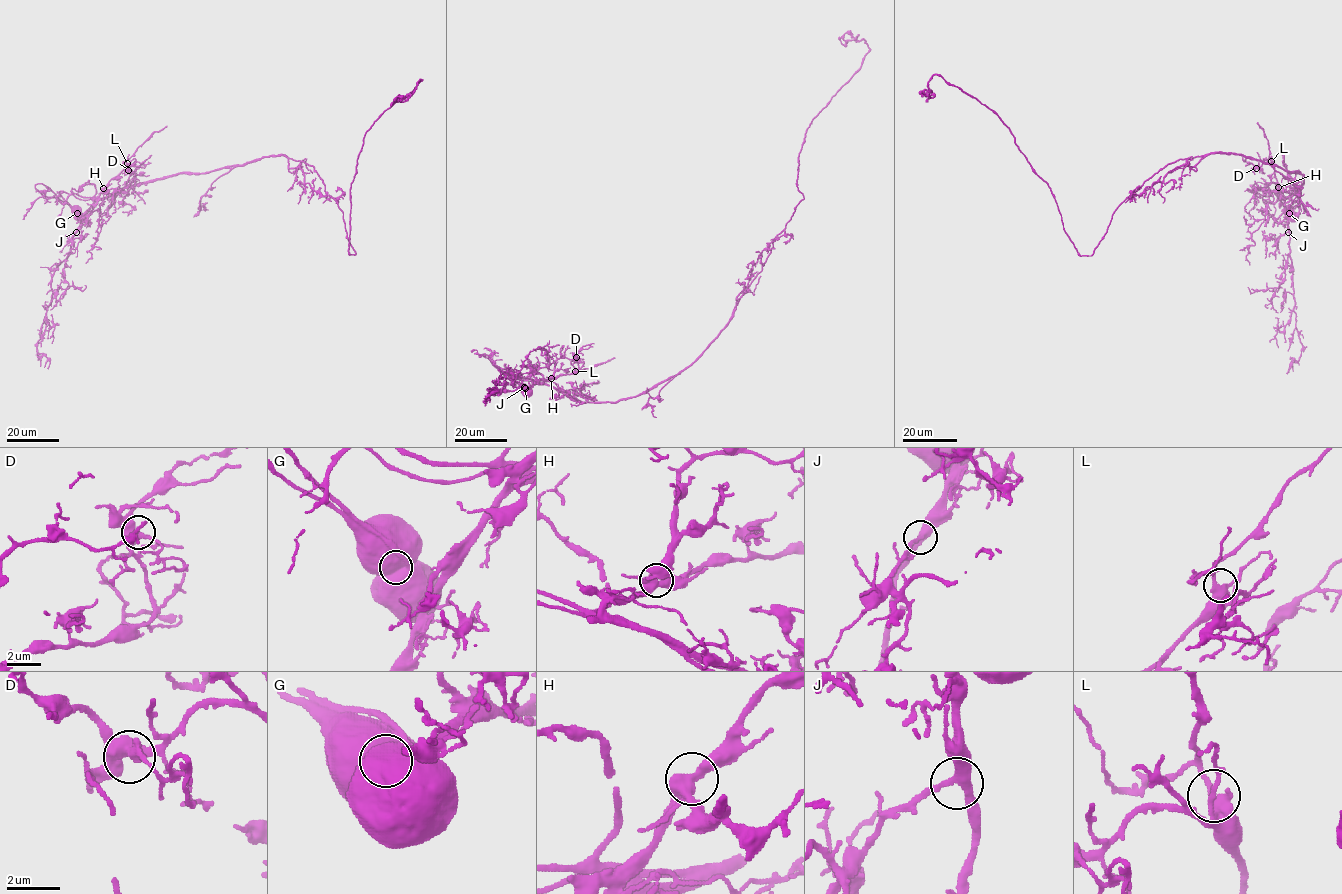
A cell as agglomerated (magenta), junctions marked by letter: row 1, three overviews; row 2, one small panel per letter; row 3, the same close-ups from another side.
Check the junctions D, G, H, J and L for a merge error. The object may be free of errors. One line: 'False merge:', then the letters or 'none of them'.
False merge: G

